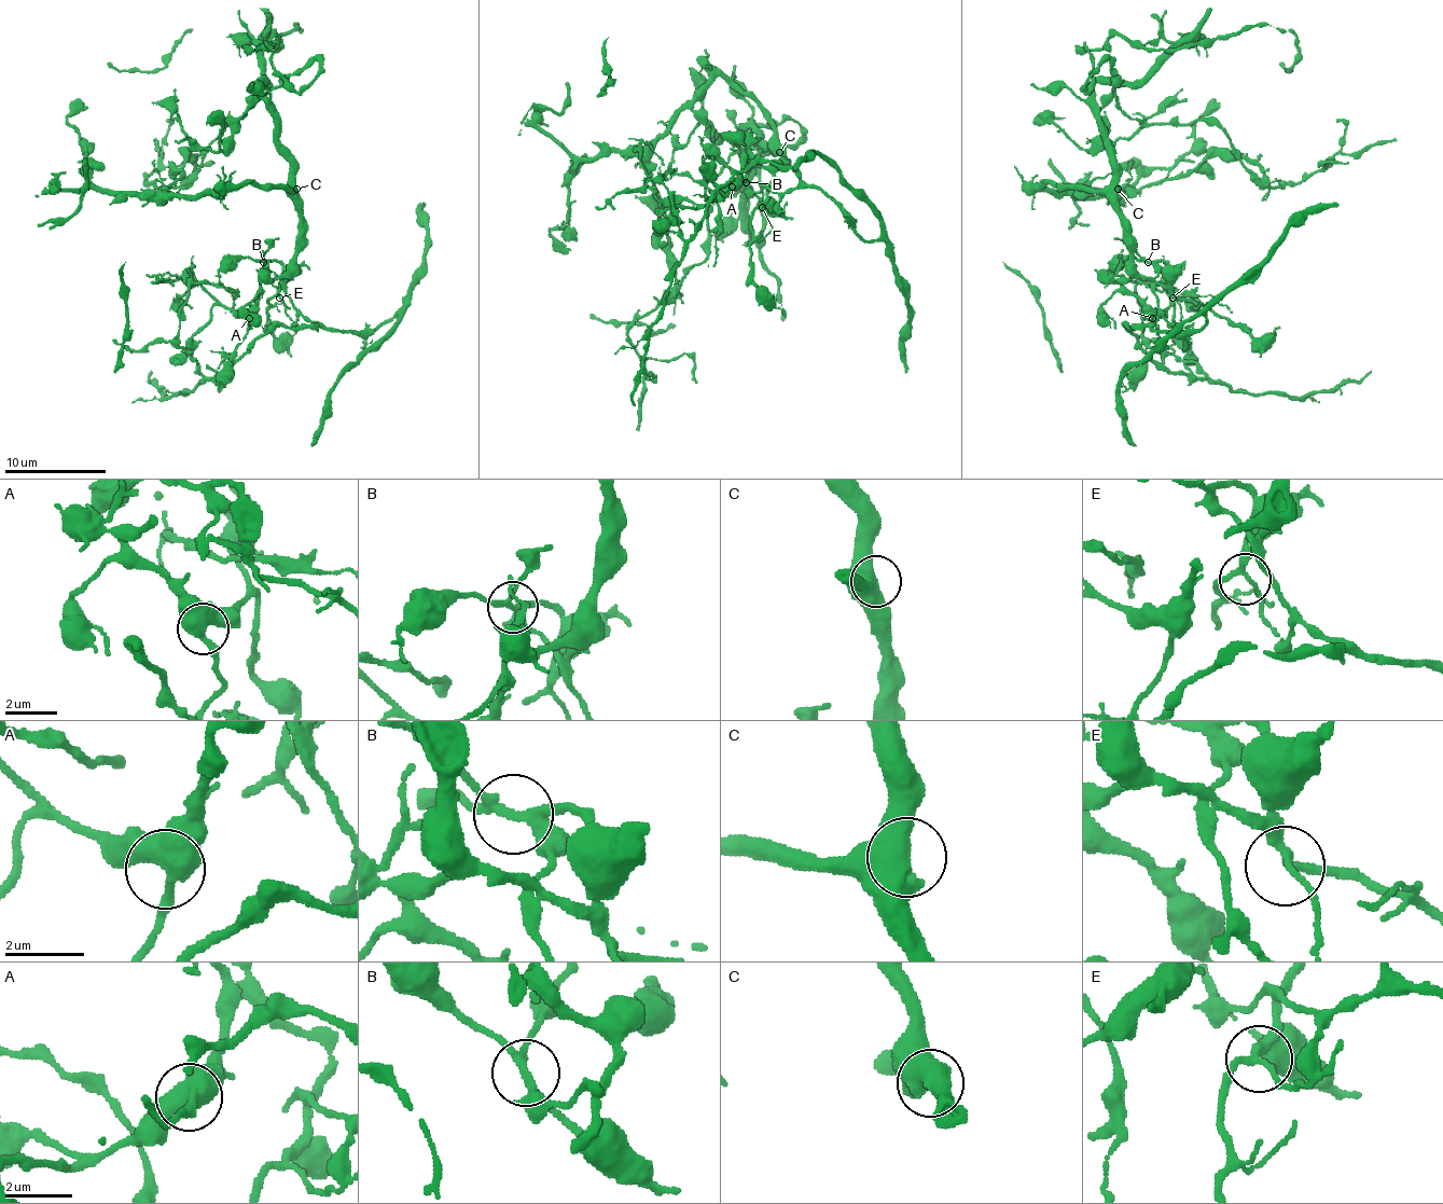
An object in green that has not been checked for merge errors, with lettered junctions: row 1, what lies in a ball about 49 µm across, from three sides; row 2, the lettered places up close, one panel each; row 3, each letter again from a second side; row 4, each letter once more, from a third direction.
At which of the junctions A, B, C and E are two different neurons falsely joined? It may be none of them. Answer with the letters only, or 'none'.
B

